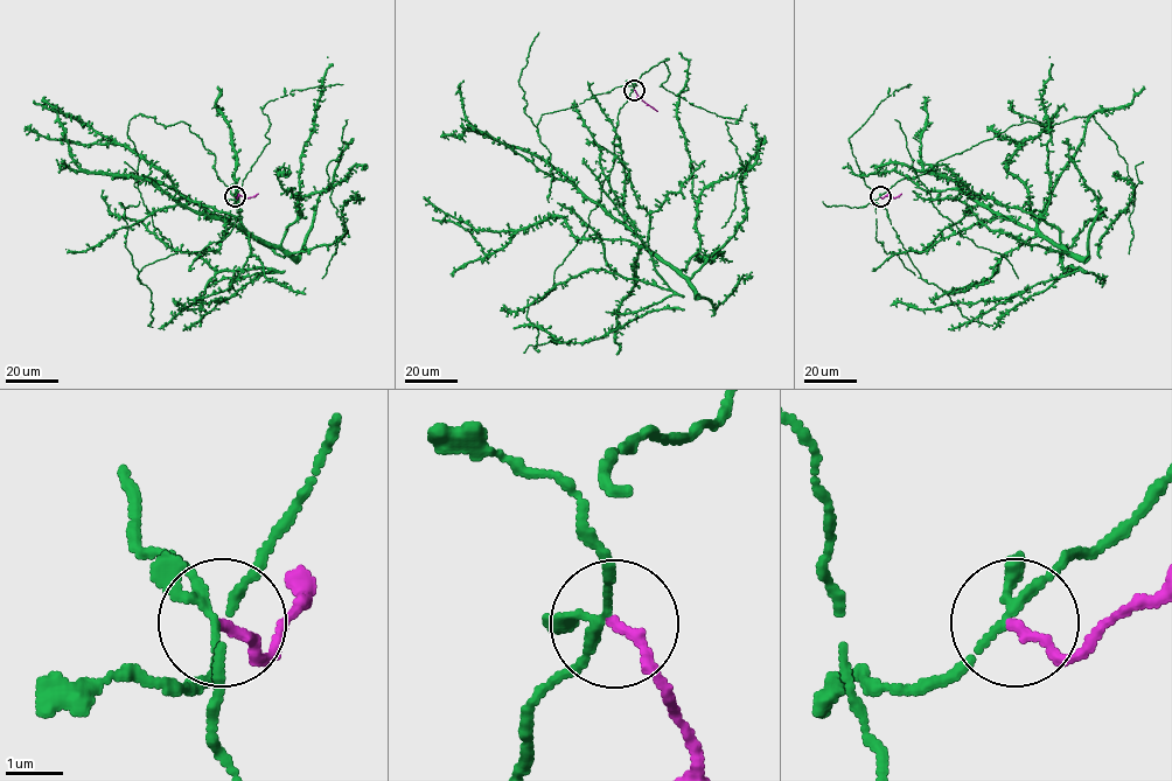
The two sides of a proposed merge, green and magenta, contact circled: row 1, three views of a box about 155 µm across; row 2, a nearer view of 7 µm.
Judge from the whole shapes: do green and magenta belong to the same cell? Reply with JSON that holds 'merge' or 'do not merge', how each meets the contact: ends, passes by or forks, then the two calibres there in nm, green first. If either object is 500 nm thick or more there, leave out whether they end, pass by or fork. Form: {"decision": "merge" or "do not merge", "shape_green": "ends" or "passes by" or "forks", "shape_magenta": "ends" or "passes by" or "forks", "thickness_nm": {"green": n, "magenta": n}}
{"decision": "do not merge", "shape_green": "forks", "shape_magenta": "ends", "thickness_nm": {"green": 120, "magenta": 160}}

